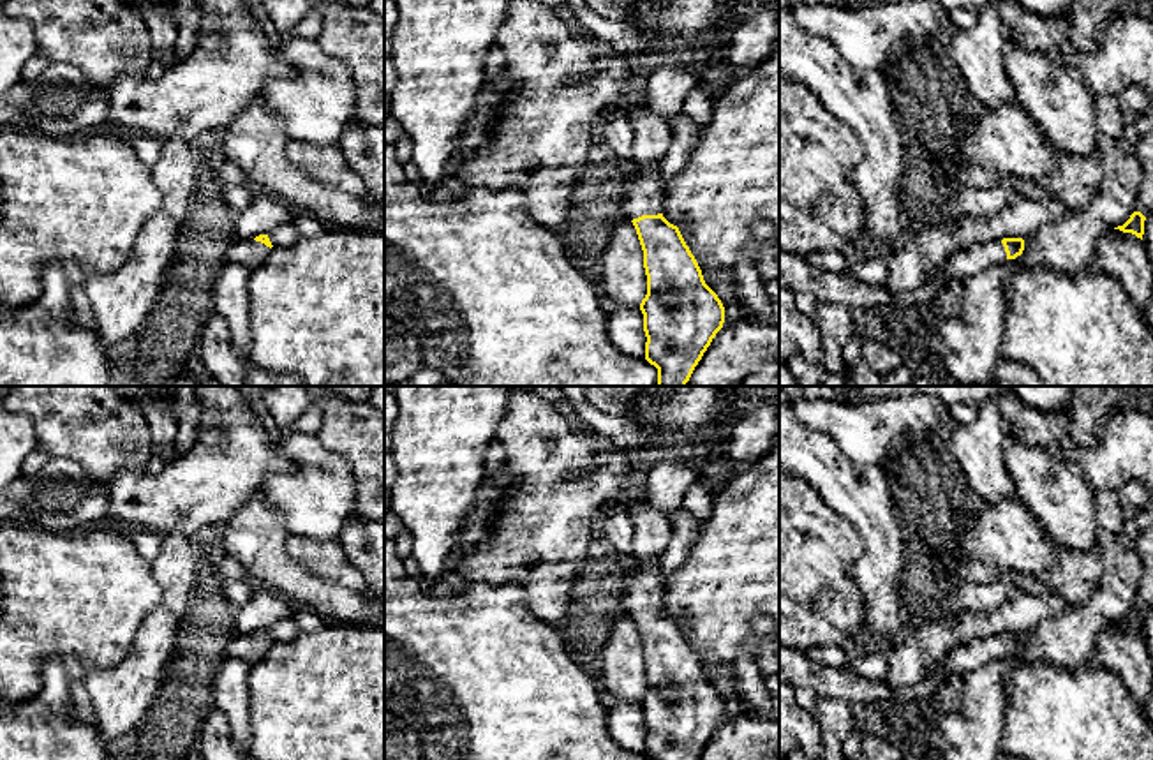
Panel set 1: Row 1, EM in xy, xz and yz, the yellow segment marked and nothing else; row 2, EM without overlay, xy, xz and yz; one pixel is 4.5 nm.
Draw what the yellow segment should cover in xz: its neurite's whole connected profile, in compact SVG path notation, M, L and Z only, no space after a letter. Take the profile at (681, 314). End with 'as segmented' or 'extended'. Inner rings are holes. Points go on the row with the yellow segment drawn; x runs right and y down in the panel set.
M635 168L624 210L636 229L647 275L647 294L640 303L647 337L645 360L658 369L658 386L686 386L712 339L723 328L725 307L705 284L679 227L663 217L665 197L666 187L659 168Z | extended

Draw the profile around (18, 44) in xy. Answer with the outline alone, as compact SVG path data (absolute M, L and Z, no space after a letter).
M0 5L0 93L23 79L21 71L35 53L37 41L32 23L7 14Z

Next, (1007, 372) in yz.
M1000 356L991 386L1042 386L1042 383L1030 365Z

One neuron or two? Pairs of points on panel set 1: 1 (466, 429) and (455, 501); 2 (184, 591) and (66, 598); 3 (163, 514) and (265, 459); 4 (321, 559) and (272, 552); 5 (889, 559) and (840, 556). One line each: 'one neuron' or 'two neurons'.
1: one neuron
2: two neurons
3: one neuron
4: two neurons
5: two neurons

